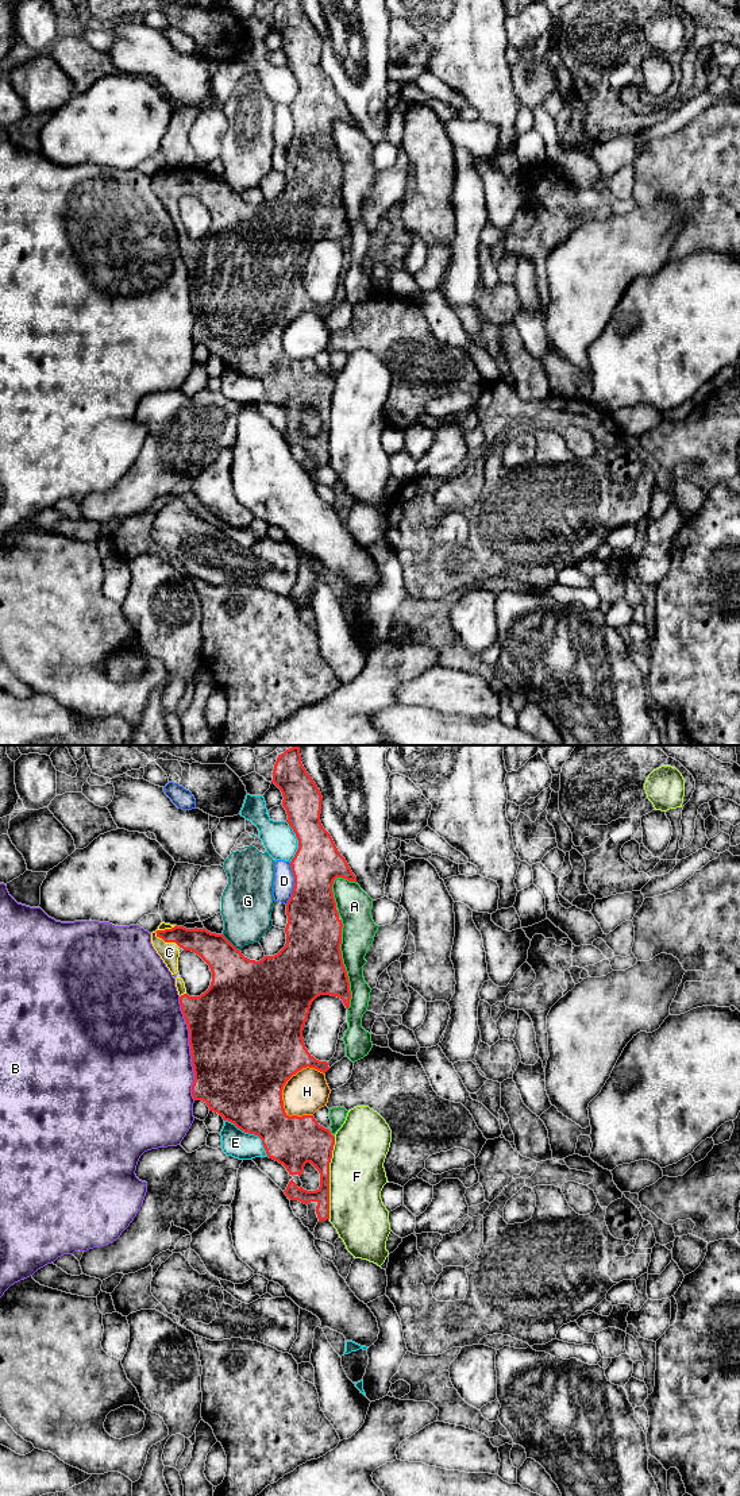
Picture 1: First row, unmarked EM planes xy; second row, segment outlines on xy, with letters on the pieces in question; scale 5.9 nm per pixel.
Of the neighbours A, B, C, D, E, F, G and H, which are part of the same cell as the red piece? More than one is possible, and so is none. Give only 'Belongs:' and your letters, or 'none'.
Belongs: C

